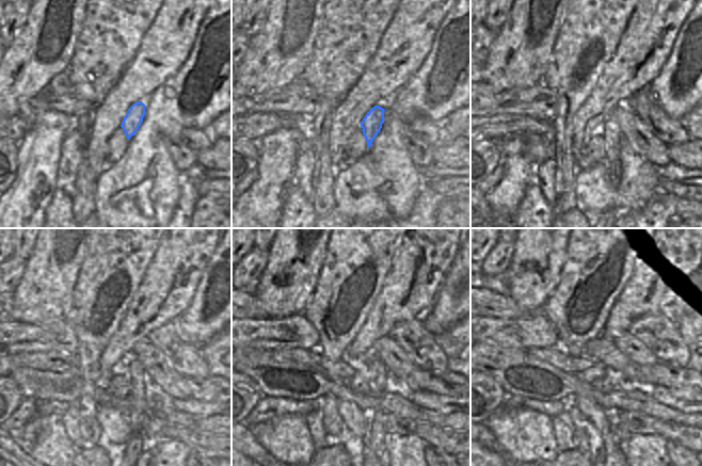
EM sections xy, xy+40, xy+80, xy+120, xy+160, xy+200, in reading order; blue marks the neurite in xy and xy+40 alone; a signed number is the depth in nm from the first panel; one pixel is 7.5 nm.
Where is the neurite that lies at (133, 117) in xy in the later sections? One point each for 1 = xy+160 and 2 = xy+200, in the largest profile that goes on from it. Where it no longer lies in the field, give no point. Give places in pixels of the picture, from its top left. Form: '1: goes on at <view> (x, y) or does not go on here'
1: goes on at xy+160 (372, 440)
2: goes on at xy+200 (619, 431)

